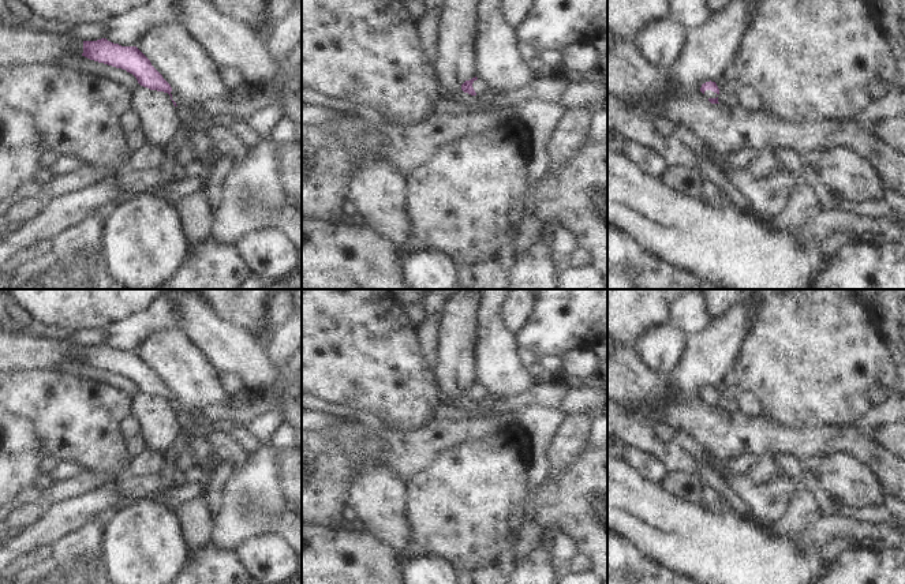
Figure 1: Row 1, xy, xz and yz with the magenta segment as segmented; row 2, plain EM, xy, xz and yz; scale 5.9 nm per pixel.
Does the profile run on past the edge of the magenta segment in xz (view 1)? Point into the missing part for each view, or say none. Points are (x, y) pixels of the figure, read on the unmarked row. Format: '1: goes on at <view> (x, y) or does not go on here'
1: goes on at xz (479, 392)

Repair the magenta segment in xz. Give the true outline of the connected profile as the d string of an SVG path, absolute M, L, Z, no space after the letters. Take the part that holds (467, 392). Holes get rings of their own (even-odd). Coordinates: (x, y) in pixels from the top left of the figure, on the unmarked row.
M476 382L470 386L465 386L461 390L461 396L464 398L471 400L471 401L476 401L479 398L483 398L486 394L487 394L486 389L482 385L478 385Z

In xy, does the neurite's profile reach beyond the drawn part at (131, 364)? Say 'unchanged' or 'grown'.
grown

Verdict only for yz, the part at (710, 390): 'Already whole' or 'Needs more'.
Needs more

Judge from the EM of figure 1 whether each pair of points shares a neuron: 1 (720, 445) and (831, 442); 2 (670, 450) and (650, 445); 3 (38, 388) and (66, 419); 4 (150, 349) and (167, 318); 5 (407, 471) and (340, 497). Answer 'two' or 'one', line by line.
1: one
2: one
3: one
4: two
5: one

